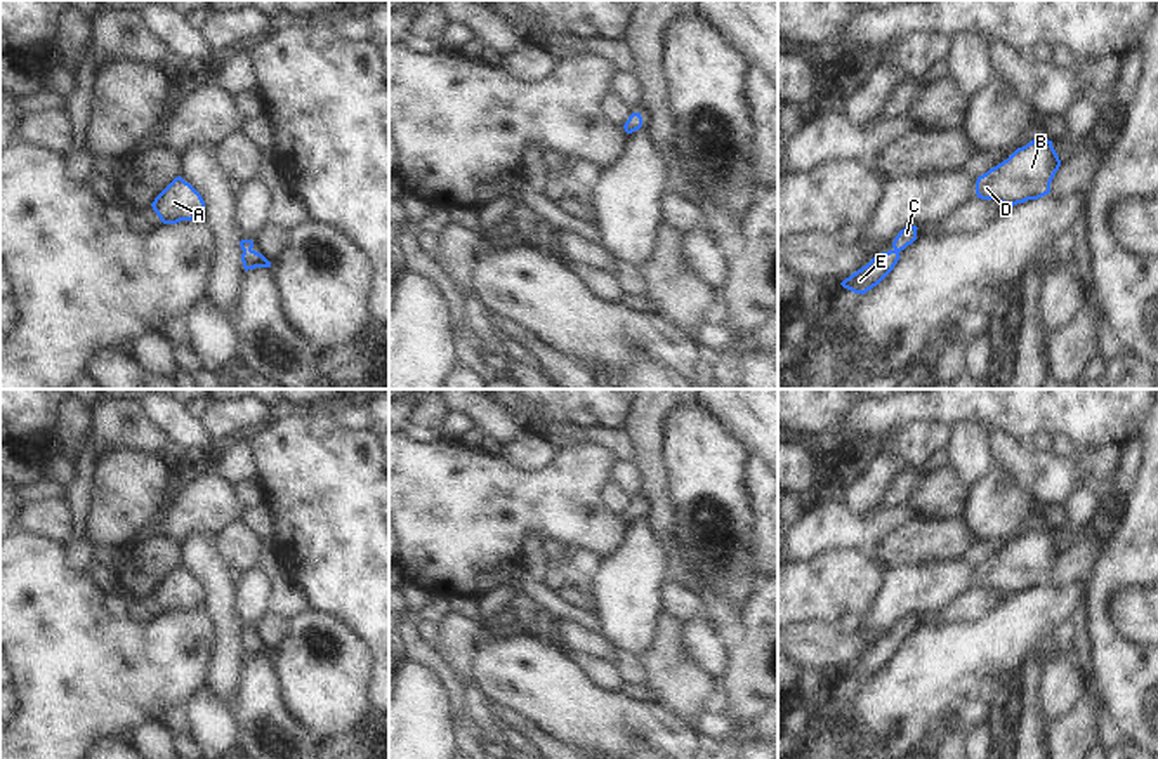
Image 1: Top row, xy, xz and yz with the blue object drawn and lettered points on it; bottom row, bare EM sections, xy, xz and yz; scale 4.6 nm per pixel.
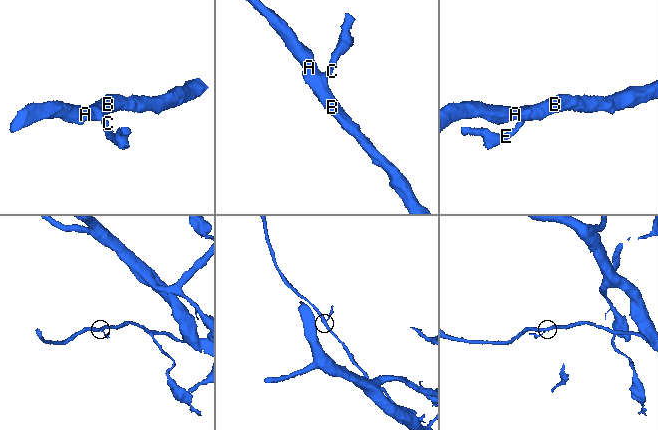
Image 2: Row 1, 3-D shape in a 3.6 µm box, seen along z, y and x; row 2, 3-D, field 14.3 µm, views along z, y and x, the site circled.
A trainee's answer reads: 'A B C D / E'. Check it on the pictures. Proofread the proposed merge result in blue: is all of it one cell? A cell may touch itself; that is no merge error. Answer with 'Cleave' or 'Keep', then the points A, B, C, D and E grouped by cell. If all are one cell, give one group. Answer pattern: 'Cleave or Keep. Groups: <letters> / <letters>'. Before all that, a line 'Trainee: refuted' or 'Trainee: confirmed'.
Trainee: refuted
Keep. Groups: A B C D E

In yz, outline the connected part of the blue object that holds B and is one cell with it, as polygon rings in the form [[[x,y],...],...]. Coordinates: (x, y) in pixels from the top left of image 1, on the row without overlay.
[[[1043,523],[1017,537],[1007,549],[979,564],[976,584],[1007,596],[1038,589],[1050,582],[1061,549]]]

